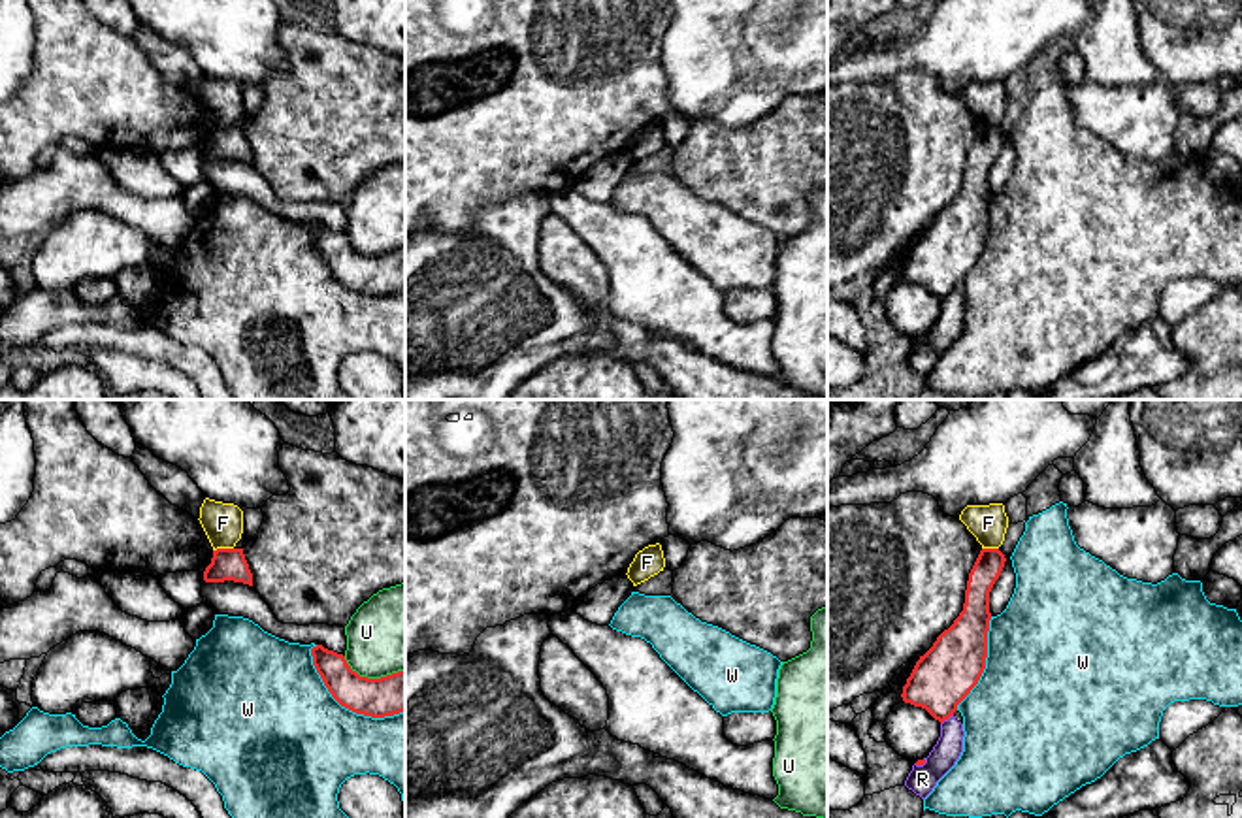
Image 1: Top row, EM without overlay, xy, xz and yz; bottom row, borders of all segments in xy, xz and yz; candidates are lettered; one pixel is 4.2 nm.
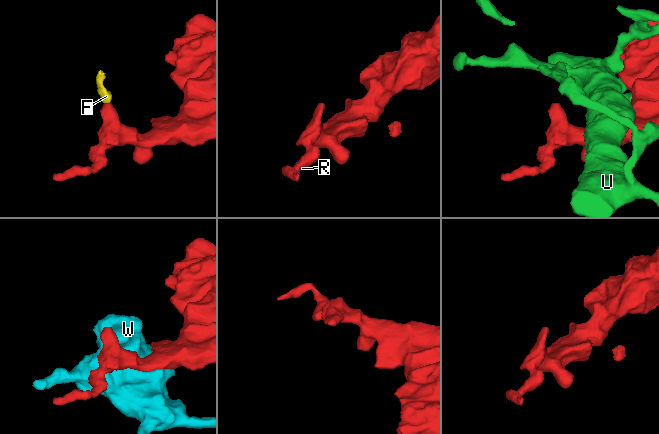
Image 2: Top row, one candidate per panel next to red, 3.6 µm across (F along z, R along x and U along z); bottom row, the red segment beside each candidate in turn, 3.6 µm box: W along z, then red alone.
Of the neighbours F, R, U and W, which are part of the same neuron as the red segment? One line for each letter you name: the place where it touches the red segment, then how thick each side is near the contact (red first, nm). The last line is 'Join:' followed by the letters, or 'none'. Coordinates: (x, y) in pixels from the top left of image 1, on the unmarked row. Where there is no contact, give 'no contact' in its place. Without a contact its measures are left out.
Join: none

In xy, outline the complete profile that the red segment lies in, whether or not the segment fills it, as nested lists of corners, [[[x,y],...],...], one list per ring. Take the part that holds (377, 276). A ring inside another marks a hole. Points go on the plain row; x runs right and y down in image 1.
[[[317,222],[311,226],[313,243],[332,275],[345,286],[384,296],[405,288],[405,247],[381,254],[360,254],[343,232]]]

